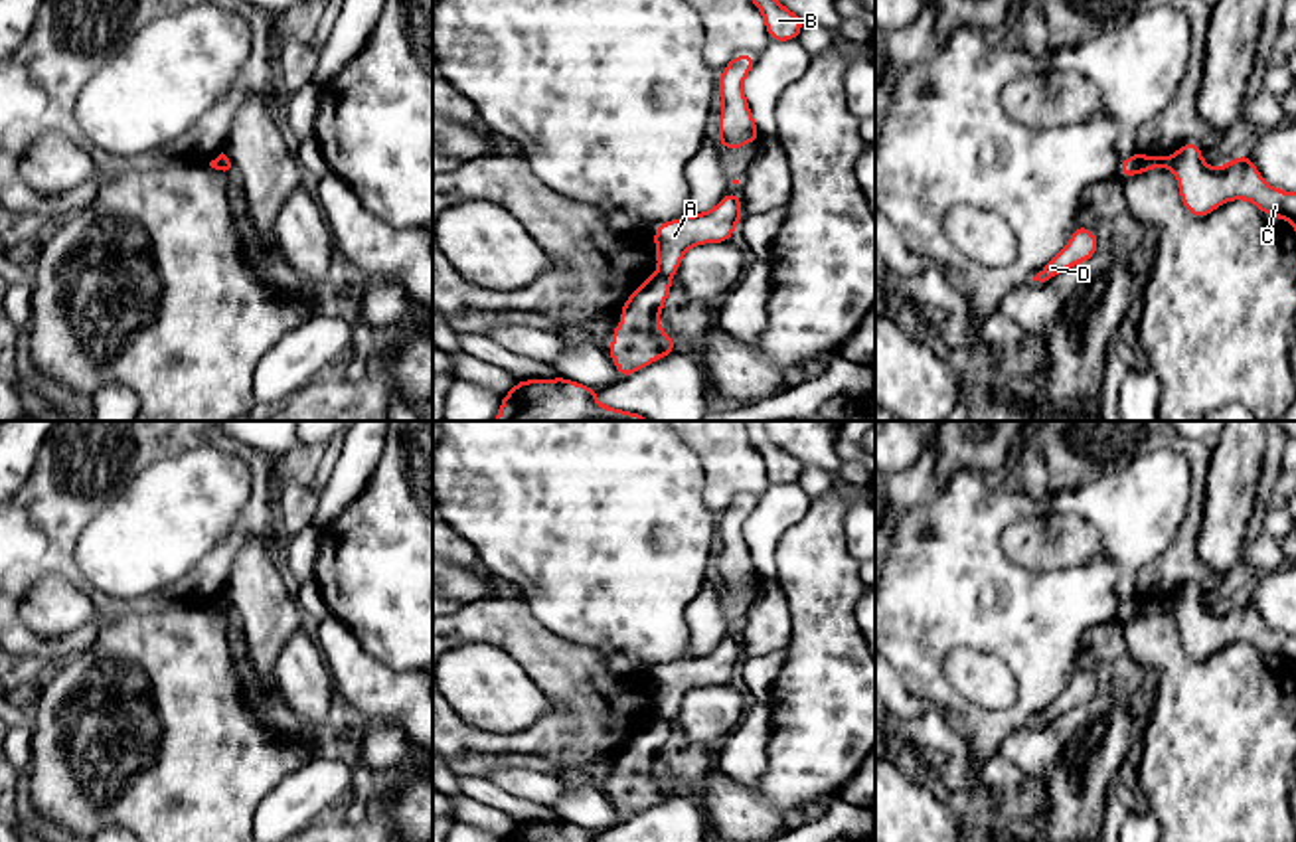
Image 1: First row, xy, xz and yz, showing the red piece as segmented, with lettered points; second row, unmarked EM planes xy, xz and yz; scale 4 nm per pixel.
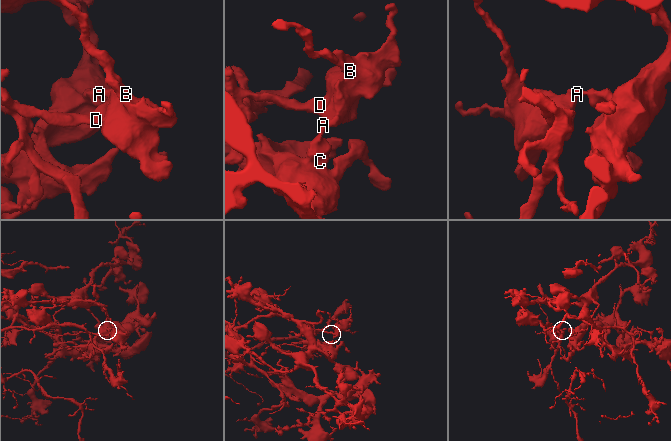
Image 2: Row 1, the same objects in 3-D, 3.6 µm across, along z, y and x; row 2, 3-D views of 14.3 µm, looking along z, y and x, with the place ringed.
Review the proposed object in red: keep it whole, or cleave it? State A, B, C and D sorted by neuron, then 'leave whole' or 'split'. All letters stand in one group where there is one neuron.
groups A B D / C; split

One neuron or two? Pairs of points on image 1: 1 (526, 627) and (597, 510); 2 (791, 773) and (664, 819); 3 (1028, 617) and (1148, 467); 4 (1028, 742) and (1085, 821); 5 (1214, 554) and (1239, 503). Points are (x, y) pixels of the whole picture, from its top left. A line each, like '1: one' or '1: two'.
1: two
2: two
3: one
4: one
5: one

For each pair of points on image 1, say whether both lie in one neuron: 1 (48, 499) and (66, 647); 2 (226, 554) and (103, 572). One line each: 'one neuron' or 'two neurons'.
1: one neuron
2: two neurons

